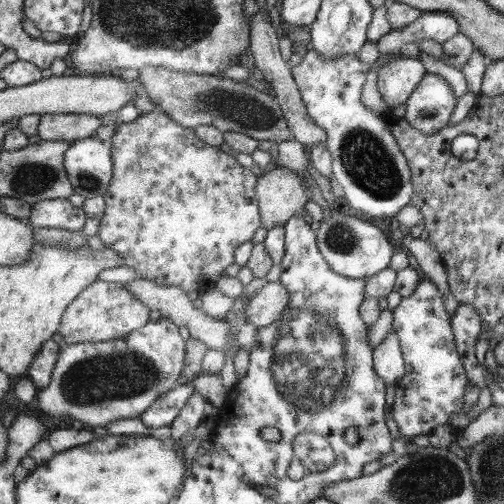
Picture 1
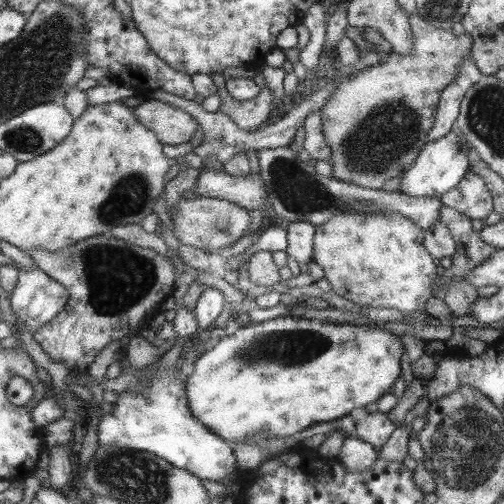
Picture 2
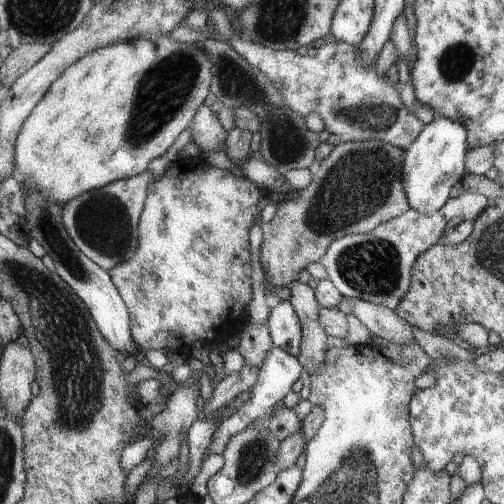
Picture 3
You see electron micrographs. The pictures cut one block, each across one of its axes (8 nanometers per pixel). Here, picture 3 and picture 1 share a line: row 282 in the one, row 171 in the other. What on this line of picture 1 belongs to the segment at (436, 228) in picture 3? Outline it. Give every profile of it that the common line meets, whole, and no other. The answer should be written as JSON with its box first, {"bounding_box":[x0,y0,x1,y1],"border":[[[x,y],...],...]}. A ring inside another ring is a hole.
{"bounding_box":[291,46,413,218],"border":[[[311,46],[301,64],[291,68],[307,116],[327,136],[325,146],[333,158],[333,186],[341,200],[363,212],[367,218],[391,218],[413,198],[411,170],[397,140],[393,140],[389,124],[381,116],[365,110],[359,100],[365,72],[367,64],[361,64],[357,54],[325,62],[311,50]]]}

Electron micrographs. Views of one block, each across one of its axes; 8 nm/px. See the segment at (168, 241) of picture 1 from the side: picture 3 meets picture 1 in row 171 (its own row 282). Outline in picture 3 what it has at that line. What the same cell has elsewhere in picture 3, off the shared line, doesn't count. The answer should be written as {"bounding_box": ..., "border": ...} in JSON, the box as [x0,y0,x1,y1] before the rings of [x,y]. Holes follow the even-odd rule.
{"bounding_box":[111,158,259,356],"border":[[[203,158],[197,160],[179,160],[173,162],[169,166],[169,170],[161,176],[159,182],[153,182],[149,186],[149,198],[147,198],[147,206],[141,218],[141,246],[137,250],[137,256],[131,262],[125,262],[121,266],[117,266],[115,270],[111,270],[115,284],[119,286],[123,298],[129,304],[129,312],[133,318],[133,338],[135,342],[147,352],[147,350],[167,350],[167,348],[175,348],[181,354],[189,356],[191,346],[195,344],[195,340],[201,342],[217,342],[217,344],[227,344],[227,338],[231,338],[233,334],[241,334],[247,328],[247,316],[245,316],[245,308],[251,302],[251,294],[253,294],[253,284],[251,284],[251,246],[249,246],[249,232],[251,226],[255,226],[255,218],[257,218],[257,202],[259,202],[259,186],[253,180],[245,180],[239,176],[235,176],[235,172],[227,172],[227,170],[219,170],[213,168],[209,170],[209,164]]]}

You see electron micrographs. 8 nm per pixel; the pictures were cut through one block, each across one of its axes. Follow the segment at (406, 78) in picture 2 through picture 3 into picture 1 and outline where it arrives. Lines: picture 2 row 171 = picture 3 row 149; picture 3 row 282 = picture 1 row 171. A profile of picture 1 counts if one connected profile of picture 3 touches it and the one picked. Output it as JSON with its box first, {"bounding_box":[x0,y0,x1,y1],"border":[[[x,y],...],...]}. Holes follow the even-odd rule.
{"bounding_box":[257,166,309,230],"border":[[[283,166],[265,172],[257,180],[257,202],[261,204],[261,222],[265,230],[285,226],[293,214],[305,208],[309,196],[301,180],[301,176]]]}

